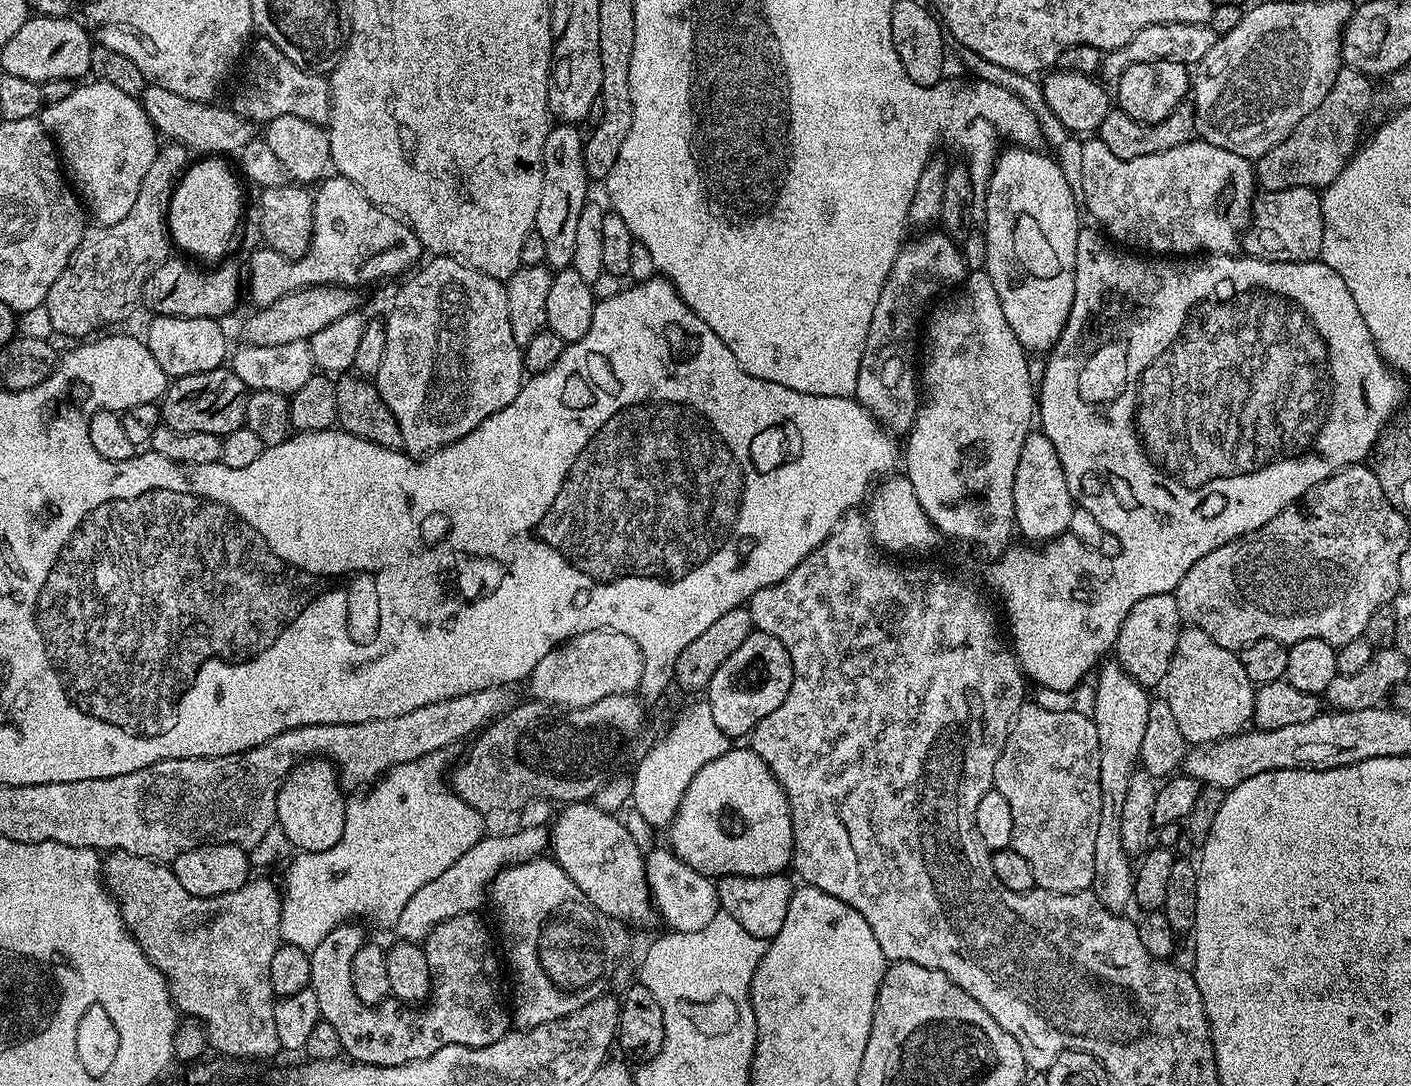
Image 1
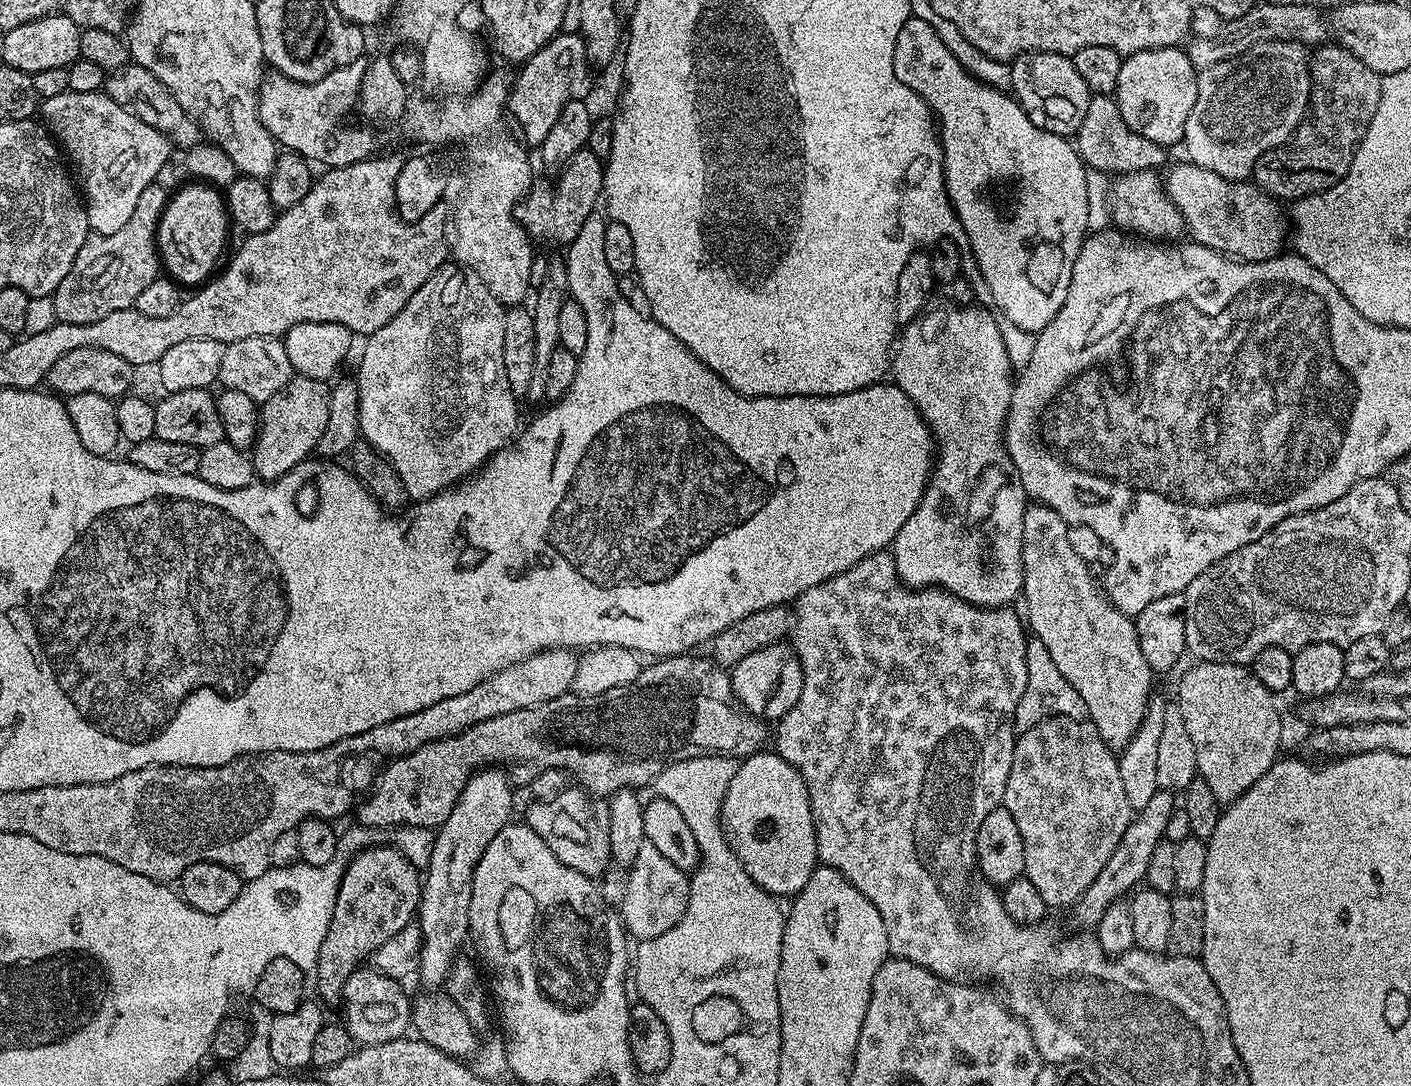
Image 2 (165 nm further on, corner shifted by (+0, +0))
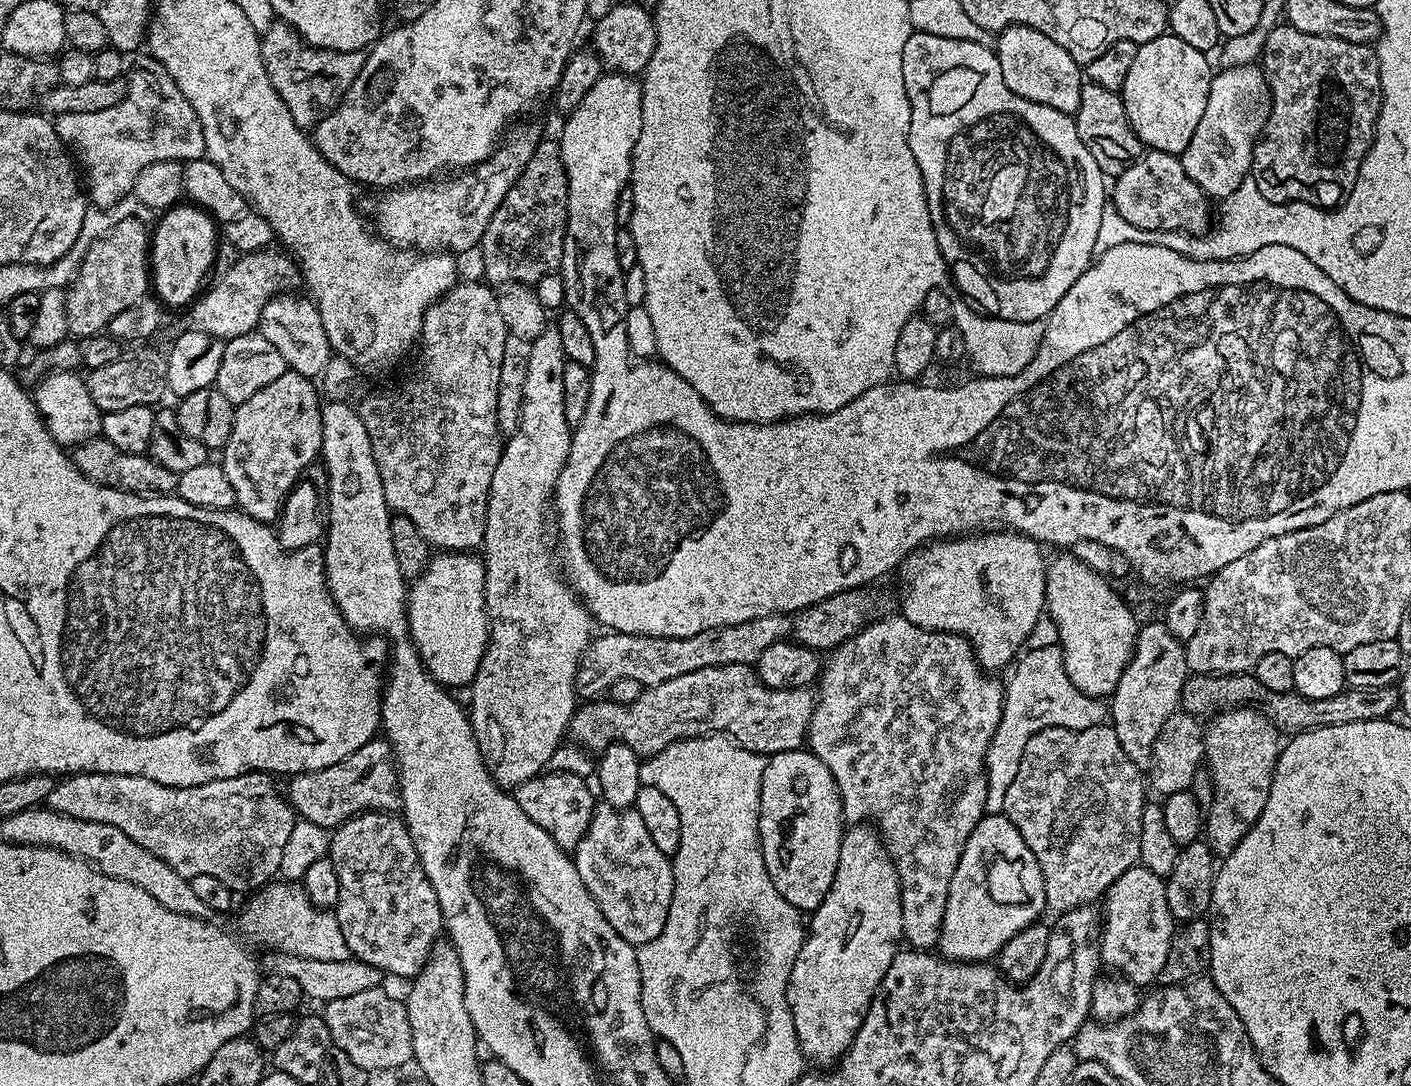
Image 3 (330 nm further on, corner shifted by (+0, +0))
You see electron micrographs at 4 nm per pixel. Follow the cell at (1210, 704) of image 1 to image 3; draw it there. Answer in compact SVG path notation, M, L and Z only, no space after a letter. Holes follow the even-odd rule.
M1247 706L1221 710L1207 721L1204 728L1204 764L1208 773L1212 775L1214 798L1211 806L1206 809L1202 840L1212 851L1214 857L1231 856L1234 846L1238 846L1238 842L1246 838L1250 826L1258 822L1262 814L1262 806L1266 806L1266 798L1270 794L1276 759L1280 757L1281 747L1281 733L1277 732L1276 727L1260 712L1255 712L1254 709Z

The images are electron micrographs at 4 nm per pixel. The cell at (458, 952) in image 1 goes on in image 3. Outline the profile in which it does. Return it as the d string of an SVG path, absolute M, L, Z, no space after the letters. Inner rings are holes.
M363 812L360 816L351 816L331 833L330 859L338 874L338 902L334 911L349 953L382 973L393 972L405 978L415 976L427 962L432 945L441 939L444 919L438 906L438 894L434 894L426 870L422 870L418 850L414 850L403 819L392 812Z

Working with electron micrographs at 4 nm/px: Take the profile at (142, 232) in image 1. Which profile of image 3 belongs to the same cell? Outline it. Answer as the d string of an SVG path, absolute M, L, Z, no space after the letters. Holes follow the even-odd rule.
M117 219L105 236L84 255L76 277L67 289L66 322L73 337L103 333L121 310L134 306L150 292L150 228L140 220Z

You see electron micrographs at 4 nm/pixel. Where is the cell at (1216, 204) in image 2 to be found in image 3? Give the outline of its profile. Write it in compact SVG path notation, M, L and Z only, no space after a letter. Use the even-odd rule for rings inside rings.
M1145 151L1139 160L1133 160L1124 173L1115 177L1110 188L1110 204L1132 228L1141 233L1146 230L1155 232L1187 232L1203 234L1210 227L1208 221L1208 204L1210 198L1186 174L1179 156L1165 152Z

